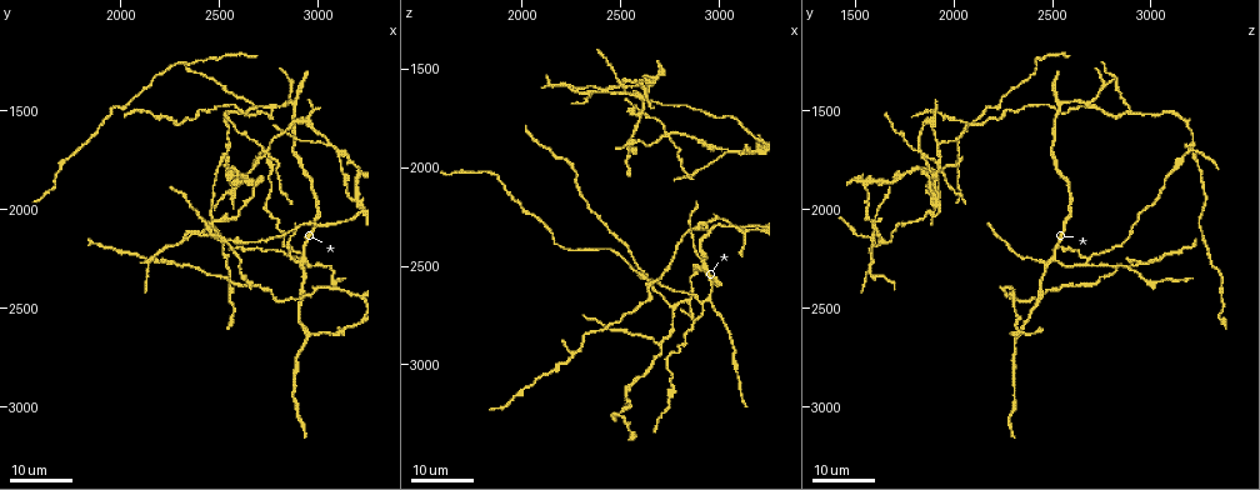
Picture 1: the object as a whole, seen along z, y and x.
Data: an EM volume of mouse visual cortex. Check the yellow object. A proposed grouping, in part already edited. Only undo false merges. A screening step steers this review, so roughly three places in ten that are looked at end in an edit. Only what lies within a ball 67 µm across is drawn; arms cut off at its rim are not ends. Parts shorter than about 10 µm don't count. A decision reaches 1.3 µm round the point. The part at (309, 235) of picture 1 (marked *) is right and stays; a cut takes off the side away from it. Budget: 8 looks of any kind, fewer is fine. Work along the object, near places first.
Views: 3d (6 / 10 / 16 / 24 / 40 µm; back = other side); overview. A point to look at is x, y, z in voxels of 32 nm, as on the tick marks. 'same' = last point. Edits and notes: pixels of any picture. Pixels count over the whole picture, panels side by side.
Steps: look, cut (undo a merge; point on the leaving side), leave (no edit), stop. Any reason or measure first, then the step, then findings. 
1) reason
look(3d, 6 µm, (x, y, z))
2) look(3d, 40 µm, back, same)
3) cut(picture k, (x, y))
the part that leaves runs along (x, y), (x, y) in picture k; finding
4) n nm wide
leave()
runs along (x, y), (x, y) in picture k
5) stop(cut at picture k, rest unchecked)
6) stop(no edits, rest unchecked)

three arms meet
look(3d, 16 µm, (2910, 2250, 2690))

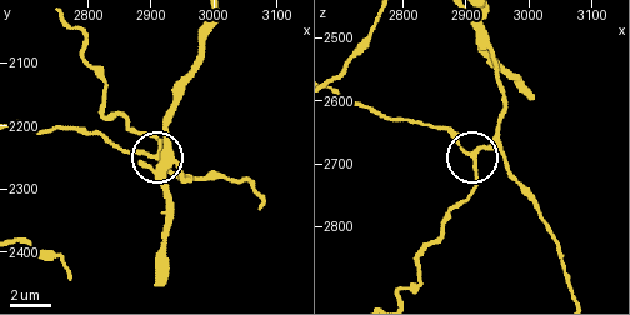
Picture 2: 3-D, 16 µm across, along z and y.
zoom in
look(3d, 10 µm, (2910, 2250, 2685))

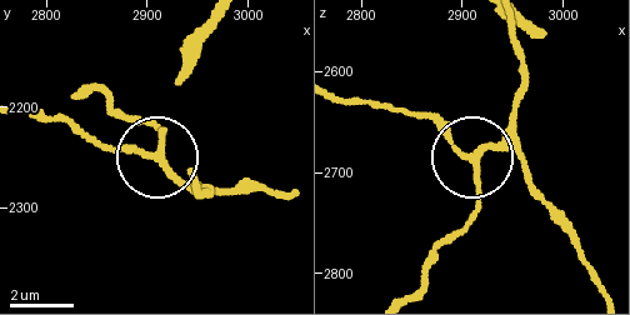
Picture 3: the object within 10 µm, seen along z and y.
170 nm wide
leave()
continuous, no second neuron

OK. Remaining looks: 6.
a fork
look(3d, 24 µm, (2960, 2630, 2320))

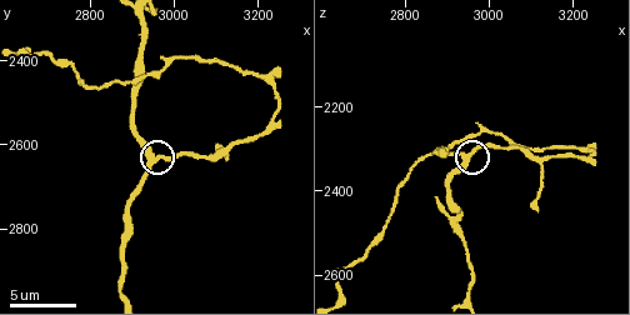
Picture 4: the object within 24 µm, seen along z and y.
look(3d, 10 µm, (2950, 2635, 2320))

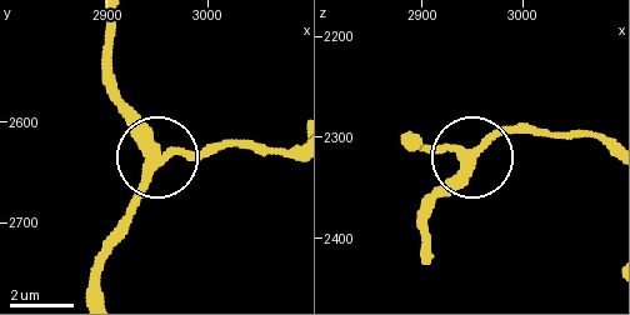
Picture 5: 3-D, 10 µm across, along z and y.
leave()
runs along (113, 21), (113, 85), (153, 166), (140, 199), (108, 236) in picture 5; all the same neuron

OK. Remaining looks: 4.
looks like a crossing
look(3d, 16 µm, (2730, 1700, 1830))

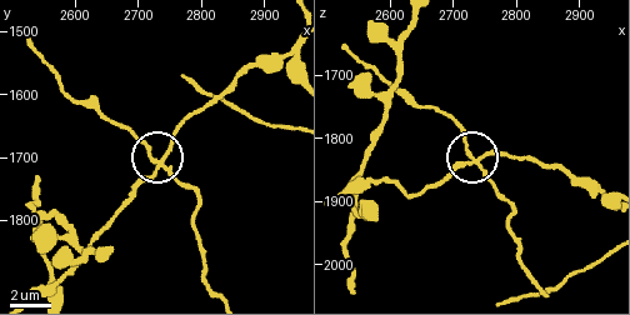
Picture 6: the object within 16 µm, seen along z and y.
look(3d, 6 µm, (2735, 1715, 1840))

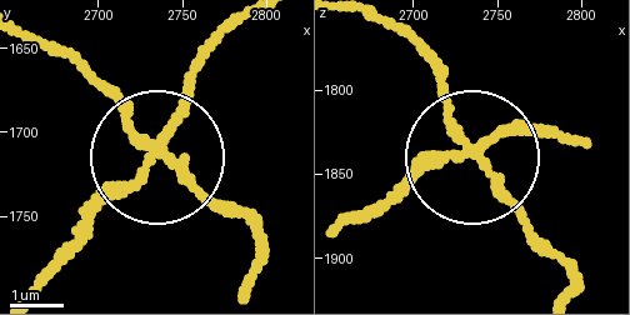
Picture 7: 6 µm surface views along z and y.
cut(picture 7, (105, 203))
the part that leaves runs along (163, 141), (194, 65), (243, 20) in picture 7; two neurons meet here

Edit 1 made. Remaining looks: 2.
two arms in line, one across
look(3d, 16 µm, (2250, 2270, 2970))

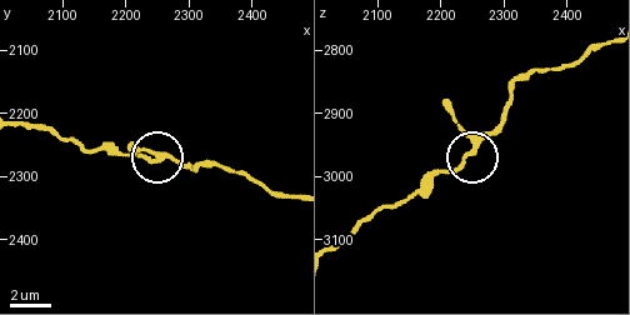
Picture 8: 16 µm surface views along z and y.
closer look
look(3d, 10 µm, (2255, 2275, 2955))

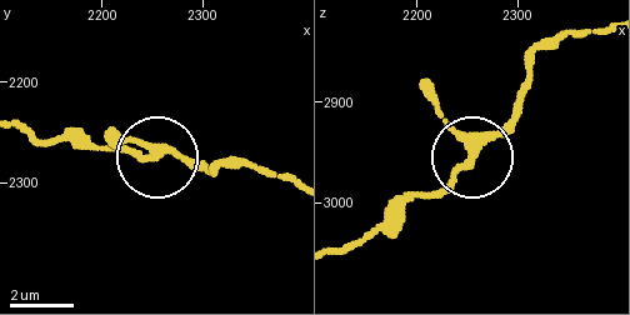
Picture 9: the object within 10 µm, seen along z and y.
3 arms
leave()
runs along (604, 26), (540, 45), (515, 118), (398, 211) in picture 9; all the same neuron

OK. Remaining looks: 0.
stop(cut at picture 7, rest unchecked)

